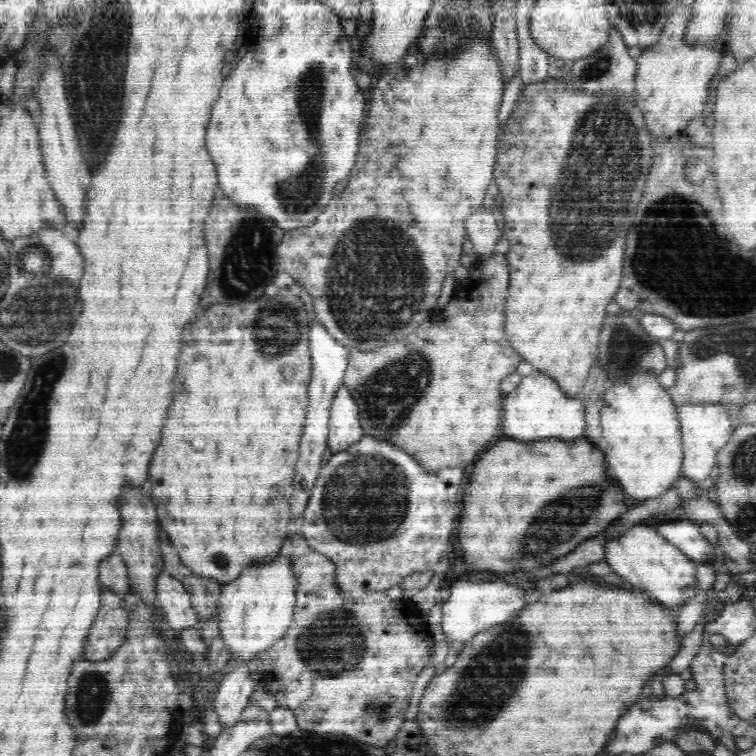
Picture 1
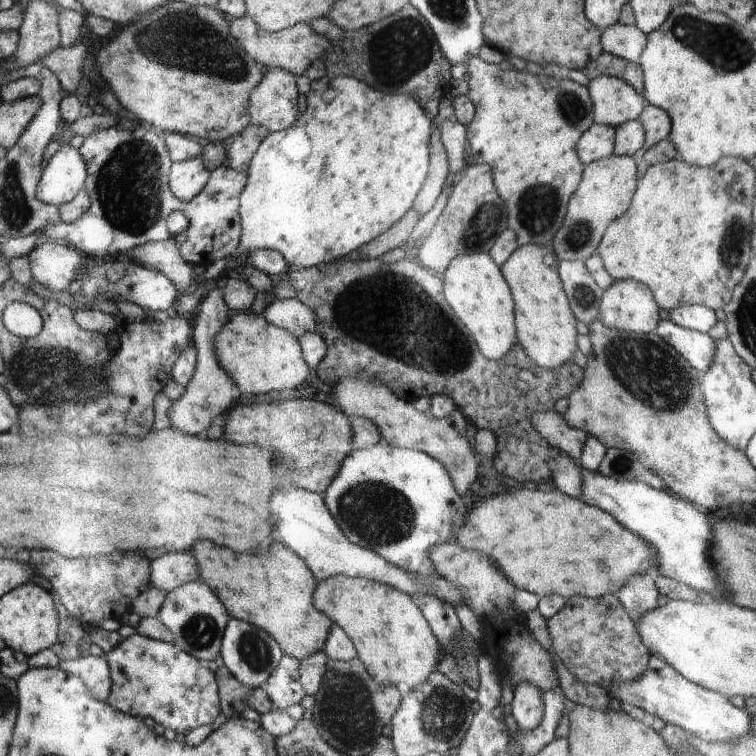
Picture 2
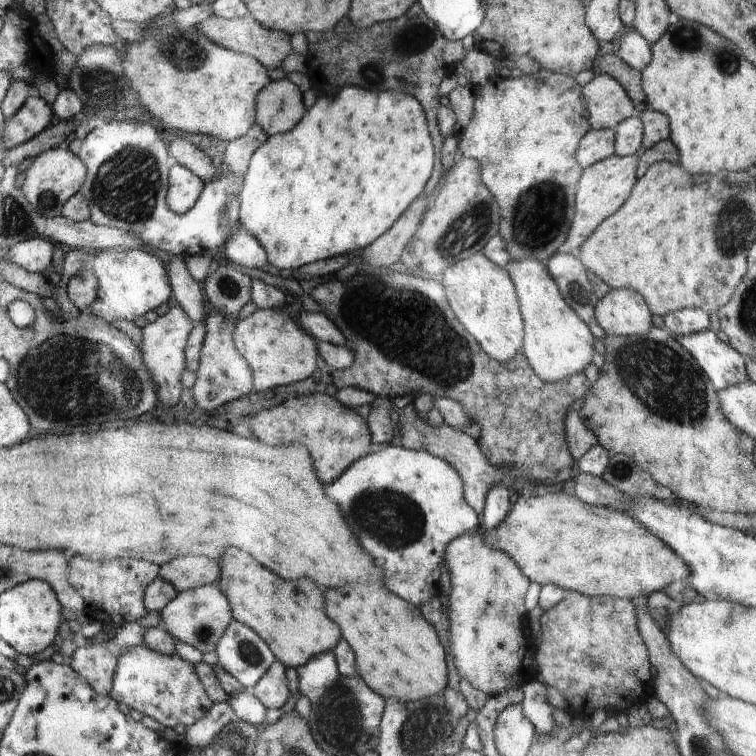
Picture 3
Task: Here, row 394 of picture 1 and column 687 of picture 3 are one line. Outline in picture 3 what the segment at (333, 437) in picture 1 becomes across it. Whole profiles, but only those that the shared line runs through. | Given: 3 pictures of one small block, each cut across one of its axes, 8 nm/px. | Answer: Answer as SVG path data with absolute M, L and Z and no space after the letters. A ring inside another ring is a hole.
M711 329L696 334L673 335L673 337L696 358L717 391L730 388L732 385L744 384L748 381L747 359L738 350L724 343Z

